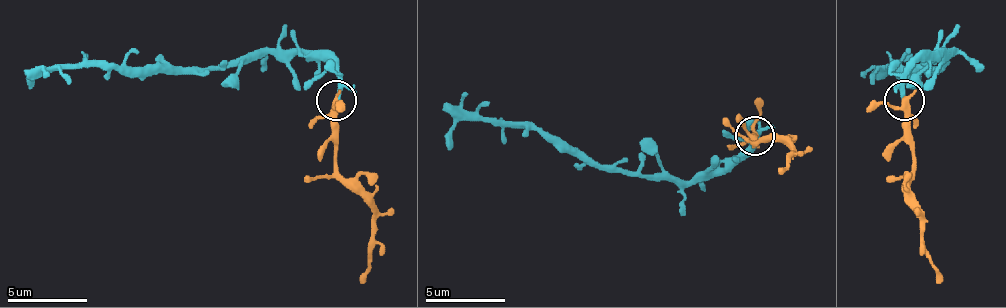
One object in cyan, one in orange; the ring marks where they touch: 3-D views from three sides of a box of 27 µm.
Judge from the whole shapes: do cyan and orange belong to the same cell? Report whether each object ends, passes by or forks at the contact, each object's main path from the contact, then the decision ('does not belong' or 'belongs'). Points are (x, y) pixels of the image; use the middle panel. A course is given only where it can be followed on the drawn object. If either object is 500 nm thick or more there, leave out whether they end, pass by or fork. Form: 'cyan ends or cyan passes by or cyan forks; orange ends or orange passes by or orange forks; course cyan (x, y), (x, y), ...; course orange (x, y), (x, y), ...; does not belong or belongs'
cyan passes by; orange passes by; course cyan (755, 135), (747, 147), (688, 182), (600, 170), (536, 131), (493, 127), (481, 119), (461, 119), (449, 151); course orange (755, 135), (755, 147), (779, 139), (791, 151), (779, 170); belongs

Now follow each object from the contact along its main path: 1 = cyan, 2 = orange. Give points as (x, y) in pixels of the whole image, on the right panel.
1: (903, 101), (903, 73), (915, 61), (951, 53), (939, 69), (899, 69), (895, 65), (887, 69), (919, 85)
2: (903, 101), (903, 141), (915, 172), (907, 196), (919, 208), (919, 244), (939, 284)

